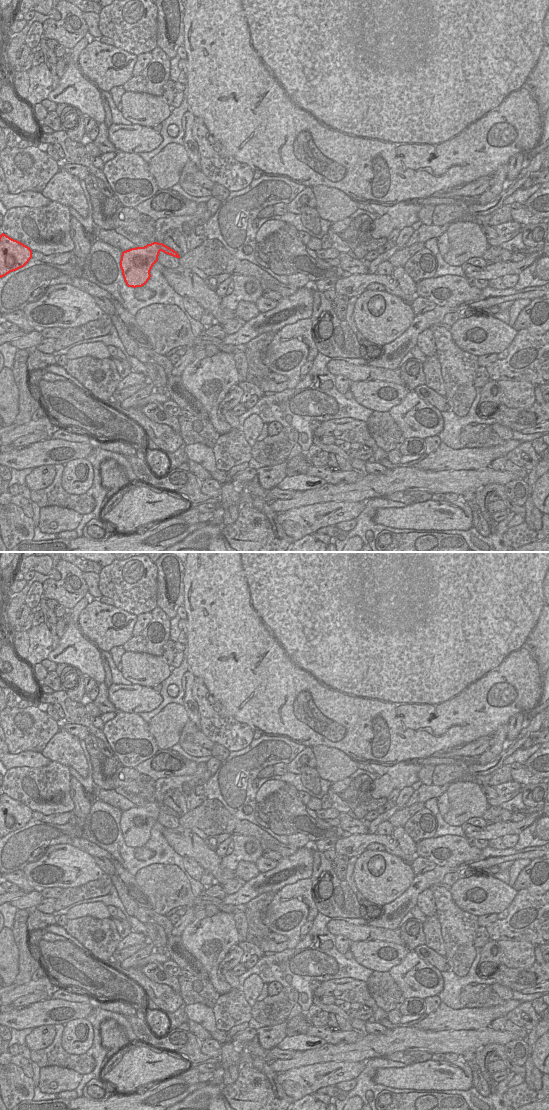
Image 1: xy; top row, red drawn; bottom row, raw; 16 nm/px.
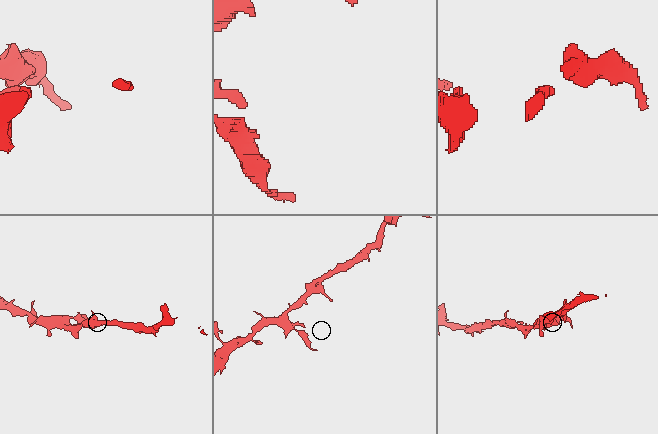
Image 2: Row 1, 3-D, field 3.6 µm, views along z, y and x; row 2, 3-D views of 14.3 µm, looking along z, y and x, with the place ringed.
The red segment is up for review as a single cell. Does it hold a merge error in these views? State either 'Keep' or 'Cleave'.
Keep.

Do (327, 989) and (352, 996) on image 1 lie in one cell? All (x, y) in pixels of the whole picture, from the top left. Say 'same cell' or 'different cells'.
same cell

